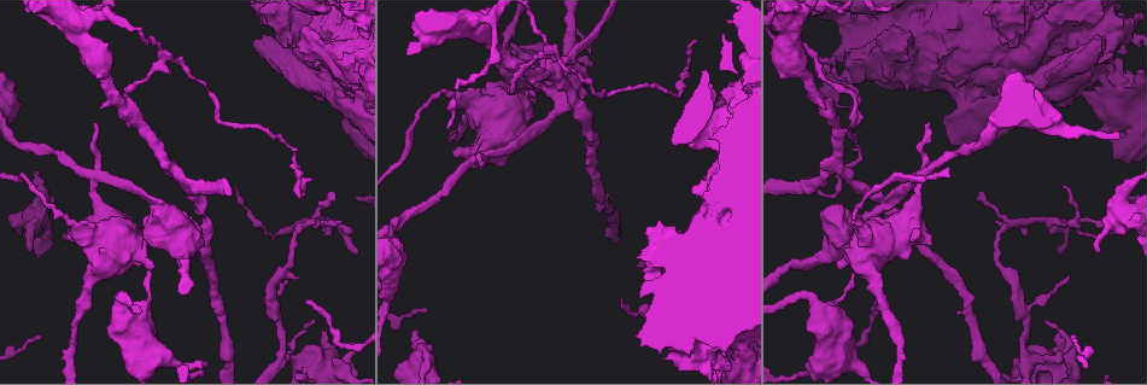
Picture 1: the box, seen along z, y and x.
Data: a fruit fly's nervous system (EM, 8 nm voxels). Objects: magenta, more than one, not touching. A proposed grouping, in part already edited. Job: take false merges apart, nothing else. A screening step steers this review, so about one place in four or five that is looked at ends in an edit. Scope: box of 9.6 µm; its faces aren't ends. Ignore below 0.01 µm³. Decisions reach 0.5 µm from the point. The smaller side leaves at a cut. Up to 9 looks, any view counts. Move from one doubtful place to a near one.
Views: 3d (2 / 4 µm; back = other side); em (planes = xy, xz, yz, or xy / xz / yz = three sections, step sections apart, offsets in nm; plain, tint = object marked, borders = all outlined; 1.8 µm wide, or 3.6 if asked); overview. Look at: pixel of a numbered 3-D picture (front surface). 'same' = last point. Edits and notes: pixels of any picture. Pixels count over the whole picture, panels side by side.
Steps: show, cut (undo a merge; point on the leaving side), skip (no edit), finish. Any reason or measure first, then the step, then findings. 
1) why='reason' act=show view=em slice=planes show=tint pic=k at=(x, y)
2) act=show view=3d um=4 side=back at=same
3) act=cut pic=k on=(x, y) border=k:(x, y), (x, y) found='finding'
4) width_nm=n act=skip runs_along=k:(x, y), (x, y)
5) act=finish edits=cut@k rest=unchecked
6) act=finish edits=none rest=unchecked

why='three-way junction' act=show view=em slice=planes show=tint pic=1 at=(552, 45)

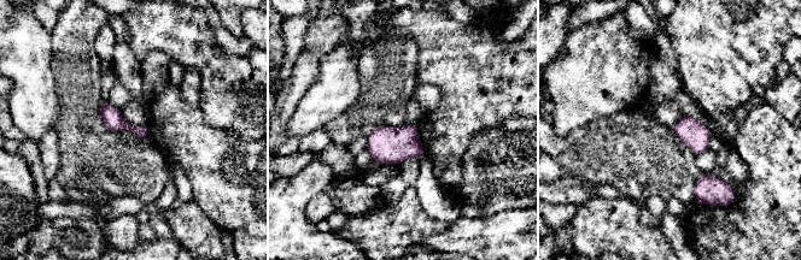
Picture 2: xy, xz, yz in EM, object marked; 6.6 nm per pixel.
width_nm=140 act=skip found='one neuron here'

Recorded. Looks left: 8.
why='sharp bend' act=show view=3d um=4 pic=1 at=(467, 25)

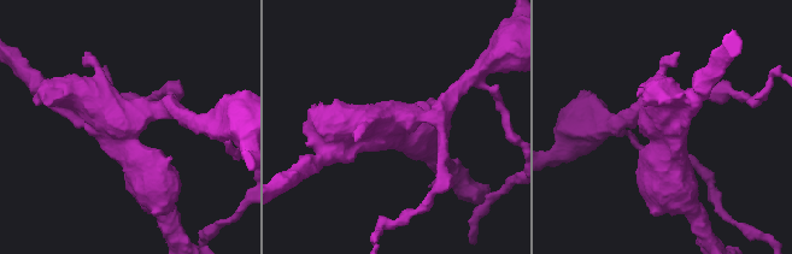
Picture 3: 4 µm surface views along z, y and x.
why='now the EM' act=show view=em um=3.6 slice=yz step=8 show=tint pic=3 at=(123, 138)

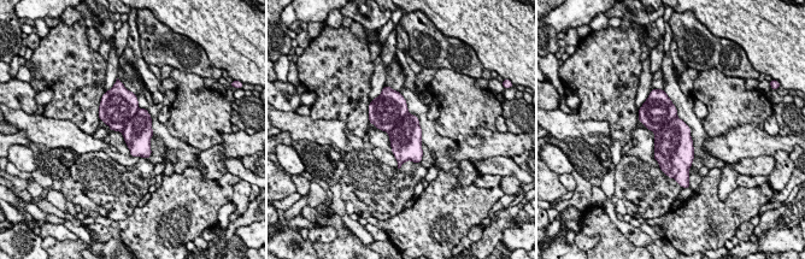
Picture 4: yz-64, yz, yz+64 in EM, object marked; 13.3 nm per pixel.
why='another direction' act=show view=em um=3.6 slice=xz step=8 show=tint at=same

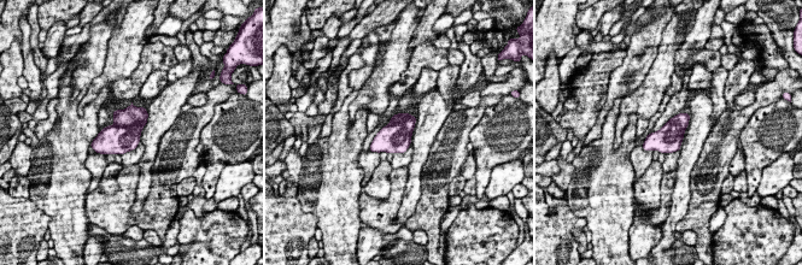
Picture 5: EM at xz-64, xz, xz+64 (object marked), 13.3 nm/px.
act=cut pic=5 on=(132, 116) border=5:(115, 124), (139, 125), (141, 129) found='two neurons meet here'

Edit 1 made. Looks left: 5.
act=show view=overview

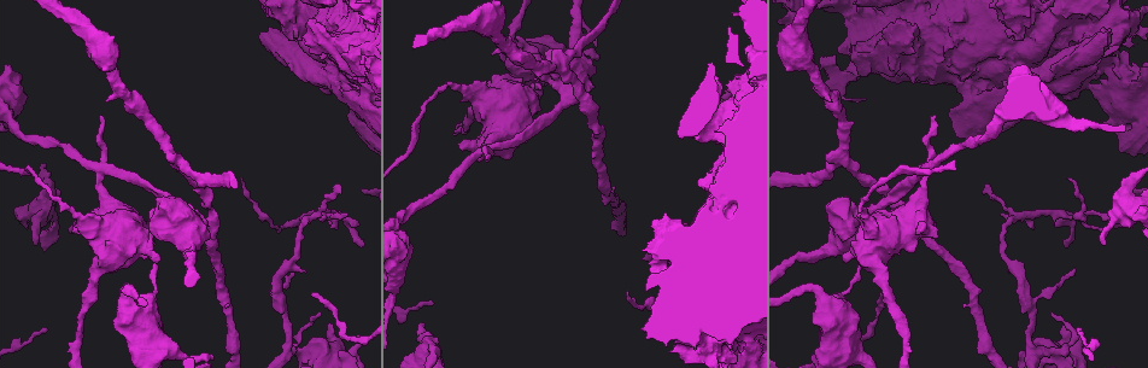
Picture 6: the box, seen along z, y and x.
why='sharp bend' act=show view=3d um=4 pic=6 at=(98, 170)

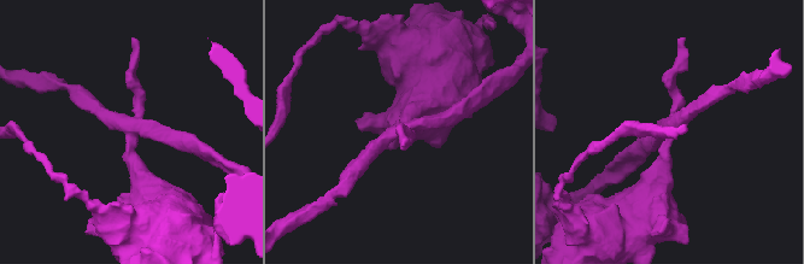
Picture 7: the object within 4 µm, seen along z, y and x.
arms=4 act=show view=em slice=xy step=8 show=tint pic=7 at=(131, 131)

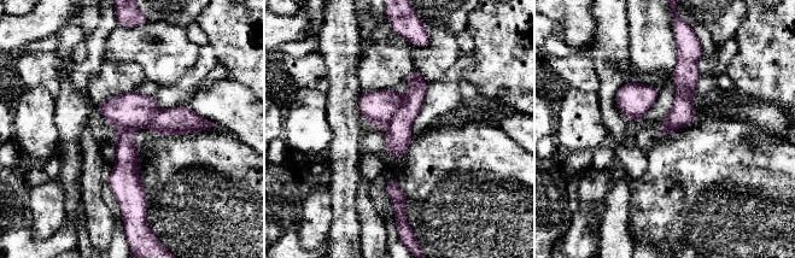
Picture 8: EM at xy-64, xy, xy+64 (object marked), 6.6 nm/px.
act=cut pic=8 on=(378, 107) border=8:(403, 95), (401, 106), (384, 128) found='a second neuron is stuck on'

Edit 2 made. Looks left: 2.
why='touches itself' act=show view=3d um=4 side=back pic=6 at=(1116, 86)

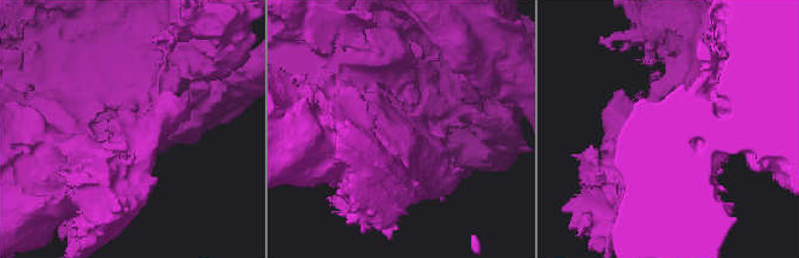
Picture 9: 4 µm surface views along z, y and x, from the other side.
why='now the EM' act=show view=em um=3.6 slice=planes show=tint pic=9 at=(126, 133)

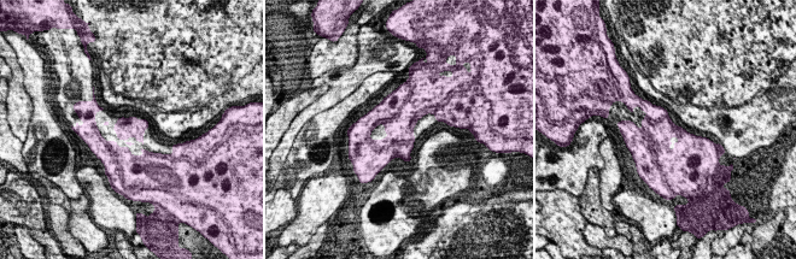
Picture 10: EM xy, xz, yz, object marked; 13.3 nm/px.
act=skip found='one neuron here'

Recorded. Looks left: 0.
act=finish edits=cut@5,cut@8 rest=unchecked

